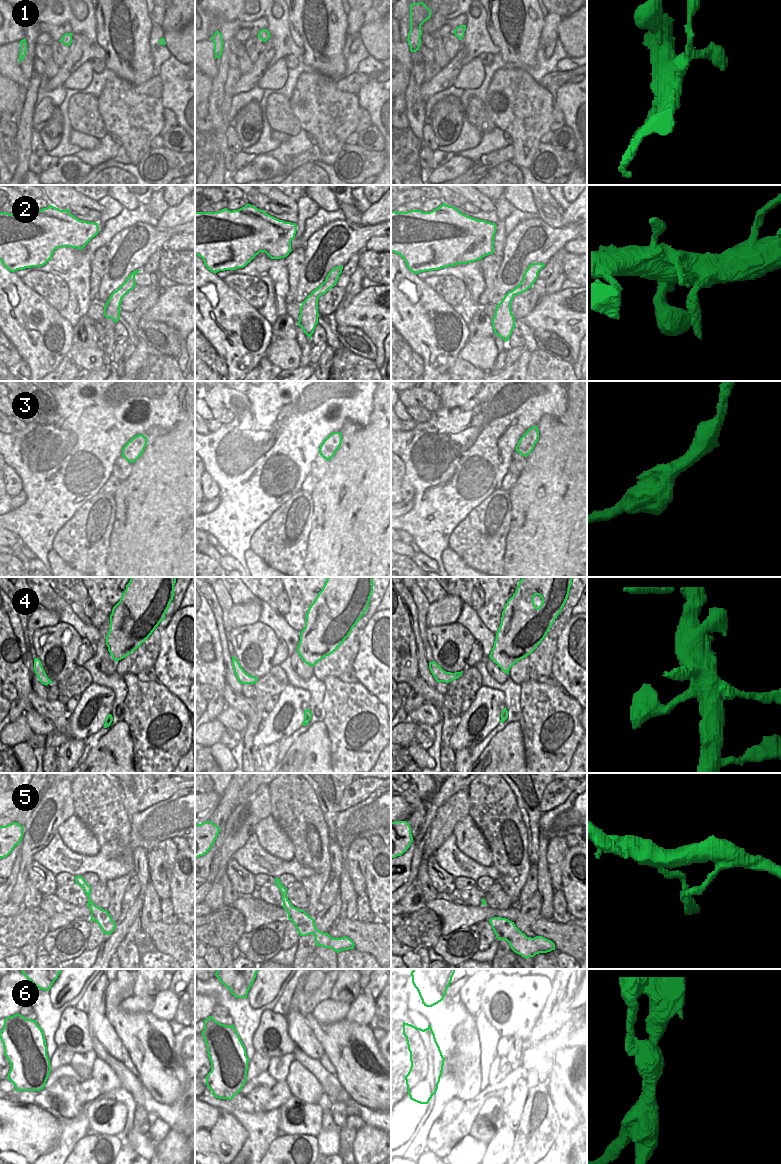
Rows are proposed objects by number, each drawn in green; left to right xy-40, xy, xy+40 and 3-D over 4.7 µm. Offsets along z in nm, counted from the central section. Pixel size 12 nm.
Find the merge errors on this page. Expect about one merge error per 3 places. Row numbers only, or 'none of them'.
6

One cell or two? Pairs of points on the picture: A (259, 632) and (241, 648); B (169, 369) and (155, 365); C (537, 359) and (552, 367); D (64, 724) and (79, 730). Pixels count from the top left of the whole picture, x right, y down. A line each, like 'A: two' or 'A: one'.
A: one
B: one
C: one
D: two

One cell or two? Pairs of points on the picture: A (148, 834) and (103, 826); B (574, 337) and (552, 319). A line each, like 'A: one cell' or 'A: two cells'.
A: two cells
B: one cell

